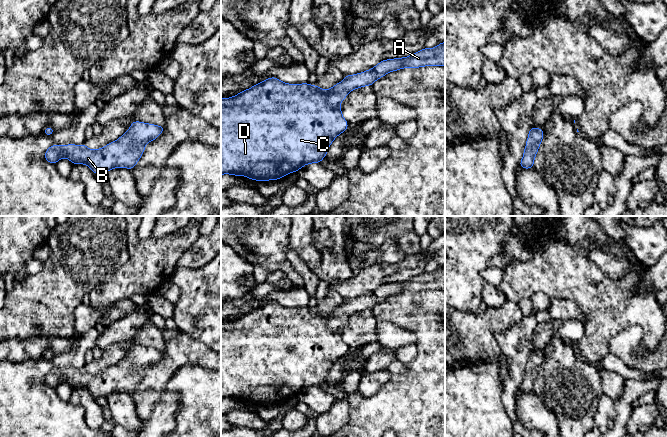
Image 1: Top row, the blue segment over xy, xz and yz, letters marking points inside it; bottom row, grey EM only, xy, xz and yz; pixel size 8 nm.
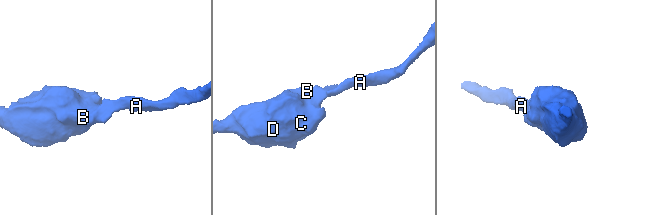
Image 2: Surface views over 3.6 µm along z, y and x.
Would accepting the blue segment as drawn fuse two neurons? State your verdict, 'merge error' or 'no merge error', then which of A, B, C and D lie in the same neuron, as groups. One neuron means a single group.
no merge error; groups A B C D

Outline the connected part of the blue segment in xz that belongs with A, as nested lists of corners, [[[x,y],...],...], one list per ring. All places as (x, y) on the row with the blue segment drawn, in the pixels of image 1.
[[[440,42],[439,45],[431,49],[423,48],[420,51],[413,53],[412,55],[407,57],[382,60],[375,67],[358,74],[345,74],[344,81],[338,82],[331,89],[327,90],[321,89],[317,85],[310,85],[309,83],[288,84],[284,83],[276,77],[270,77],[252,86],[250,89],[242,90],[239,94],[233,97],[221,98],[221,175],[230,174],[235,176],[245,176],[255,181],[279,180],[280,178],[292,172],[297,172],[299,169],[307,164],[320,163],[326,156],[328,149],[334,139],[348,129],[348,122],[342,116],[340,104],[346,98],[350,91],[365,86],[372,86],[372,84],[376,80],[382,78],[384,75],[392,71],[397,71],[403,68],[420,68],[424,66],[445,66],[445,42]]]

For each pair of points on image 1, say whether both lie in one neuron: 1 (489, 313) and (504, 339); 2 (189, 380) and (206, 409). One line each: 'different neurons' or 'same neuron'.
1: different neurons
2: same neuron

